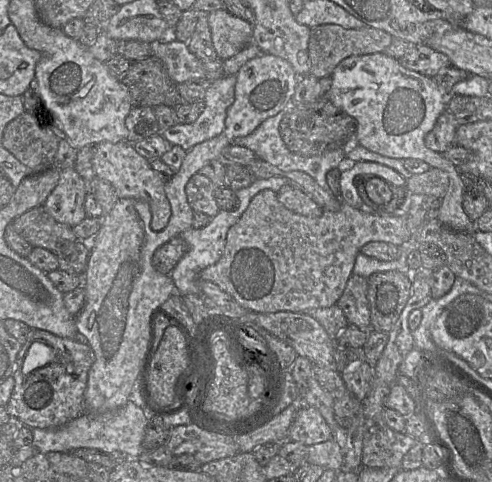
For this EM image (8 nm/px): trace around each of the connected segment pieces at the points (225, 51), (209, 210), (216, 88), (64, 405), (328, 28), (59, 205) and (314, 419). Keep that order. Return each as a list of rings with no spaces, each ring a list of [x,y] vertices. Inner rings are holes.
[[[224,8],[209,12],[207,22],[213,47],[222,60],[234,56],[252,40],[251,23]]]
[[[196,173],[185,187],[187,201],[194,212],[201,212],[213,218],[220,211],[213,191],[216,187],[206,176]]]
[[[236,75],[210,82],[203,98],[205,107],[198,118],[190,124],[176,123],[159,134],[185,151],[218,136],[225,128],[227,109],[235,99],[235,84]]]
[[[31,329],[14,362],[14,388],[6,409],[22,425],[29,428],[51,428],[63,425],[85,412],[88,373],[95,361],[92,348],[83,339],[56,336],[41,329]],[[40,342],[55,352],[55,360],[29,373],[23,373],[23,359],[30,346]]]
[[[321,24],[310,27],[308,43],[309,73],[316,78],[331,76],[334,68],[343,59],[350,56],[384,52],[391,44],[393,36],[389,33],[365,25],[359,29],[347,29],[337,24]]]
[[[74,168],[60,171],[59,181],[43,207],[57,222],[74,227],[86,218],[84,209],[87,182]]]
[[[303,405],[295,415],[287,439],[309,446],[333,439],[333,430],[317,408]]]

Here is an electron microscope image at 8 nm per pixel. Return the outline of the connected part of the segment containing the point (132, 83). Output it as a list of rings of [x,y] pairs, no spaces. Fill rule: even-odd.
[[[154,55],[132,62],[122,82],[128,88],[132,106],[175,107],[182,102],[178,84],[169,77],[162,61]]]

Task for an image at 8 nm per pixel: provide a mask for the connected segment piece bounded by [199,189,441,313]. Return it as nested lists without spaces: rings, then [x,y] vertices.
[[[265,189],[252,198],[238,221],[229,228],[222,257],[215,264],[201,270],[199,278],[218,285],[248,311],[302,312],[308,308],[330,307],[337,303],[353,274],[360,249],[369,242],[385,242],[399,247],[425,222],[427,211],[435,200],[441,199],[411,194],[404,212],[392,216],[364,213],[342,203],[338,212],[325,210],[321,216],[311,217],[287,209],[279,202],[276,192]]]

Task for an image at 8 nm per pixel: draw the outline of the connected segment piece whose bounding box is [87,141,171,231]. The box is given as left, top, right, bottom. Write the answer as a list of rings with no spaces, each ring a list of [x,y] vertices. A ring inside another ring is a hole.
[[[127,141],[100,142],[87,147],[92,147],[92,164],[96,177],[109,182],[115,188],[118,198],[147,202],[152,215],[151,229],[153,231],[163,230],[171,217],[171,208],[165,194],[165,182],[150,167],[149,160],[139,155],[133,144]]]

